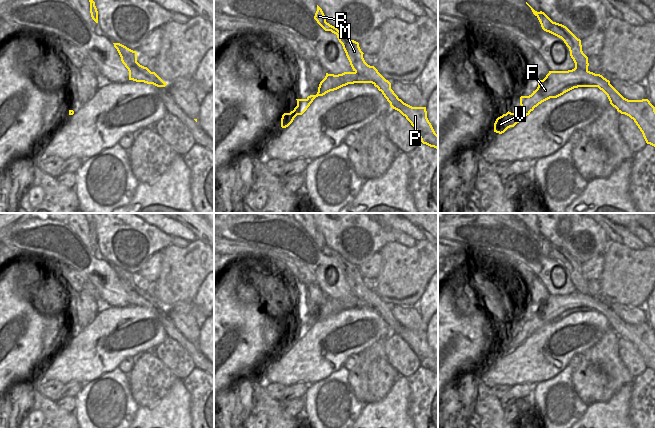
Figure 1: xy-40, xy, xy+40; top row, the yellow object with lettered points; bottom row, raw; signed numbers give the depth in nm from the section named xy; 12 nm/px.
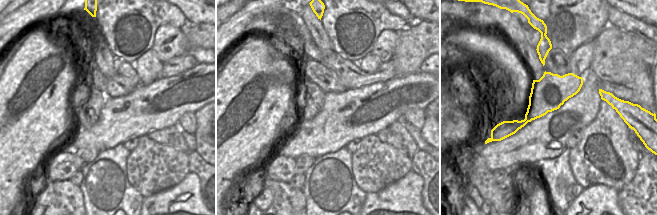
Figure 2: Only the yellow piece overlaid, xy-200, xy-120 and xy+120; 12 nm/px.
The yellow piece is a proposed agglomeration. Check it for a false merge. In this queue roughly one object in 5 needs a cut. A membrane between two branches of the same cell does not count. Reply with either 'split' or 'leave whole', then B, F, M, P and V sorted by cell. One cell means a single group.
split; groups B F V / M P

